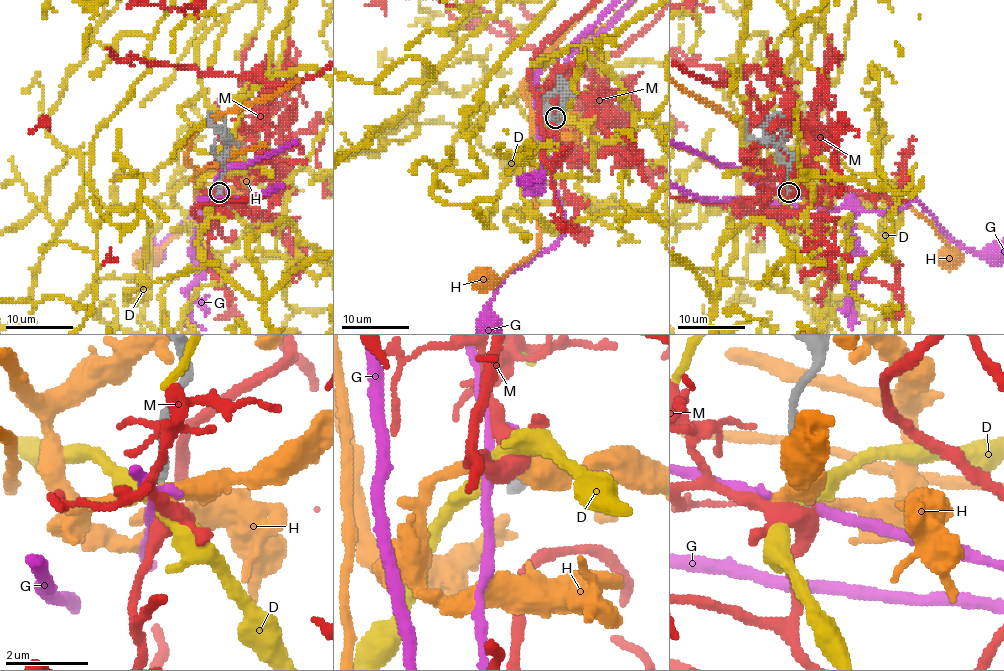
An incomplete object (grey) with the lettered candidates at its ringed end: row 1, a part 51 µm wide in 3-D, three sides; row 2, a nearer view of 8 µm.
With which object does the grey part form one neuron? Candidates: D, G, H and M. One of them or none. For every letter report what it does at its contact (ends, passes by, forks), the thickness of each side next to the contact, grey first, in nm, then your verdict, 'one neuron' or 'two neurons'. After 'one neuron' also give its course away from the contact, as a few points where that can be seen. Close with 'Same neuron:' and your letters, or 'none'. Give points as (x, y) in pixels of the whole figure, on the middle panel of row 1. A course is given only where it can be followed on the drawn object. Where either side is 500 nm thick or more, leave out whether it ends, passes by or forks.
D: it passes by | 200/360 nm | two neurons
G: it passes by | 190/240 nm | two neurons
H: it passes by | 240/400 nm | two neurons
M: it passes by | 190/320 nm | one neuron
Same neuron: M

